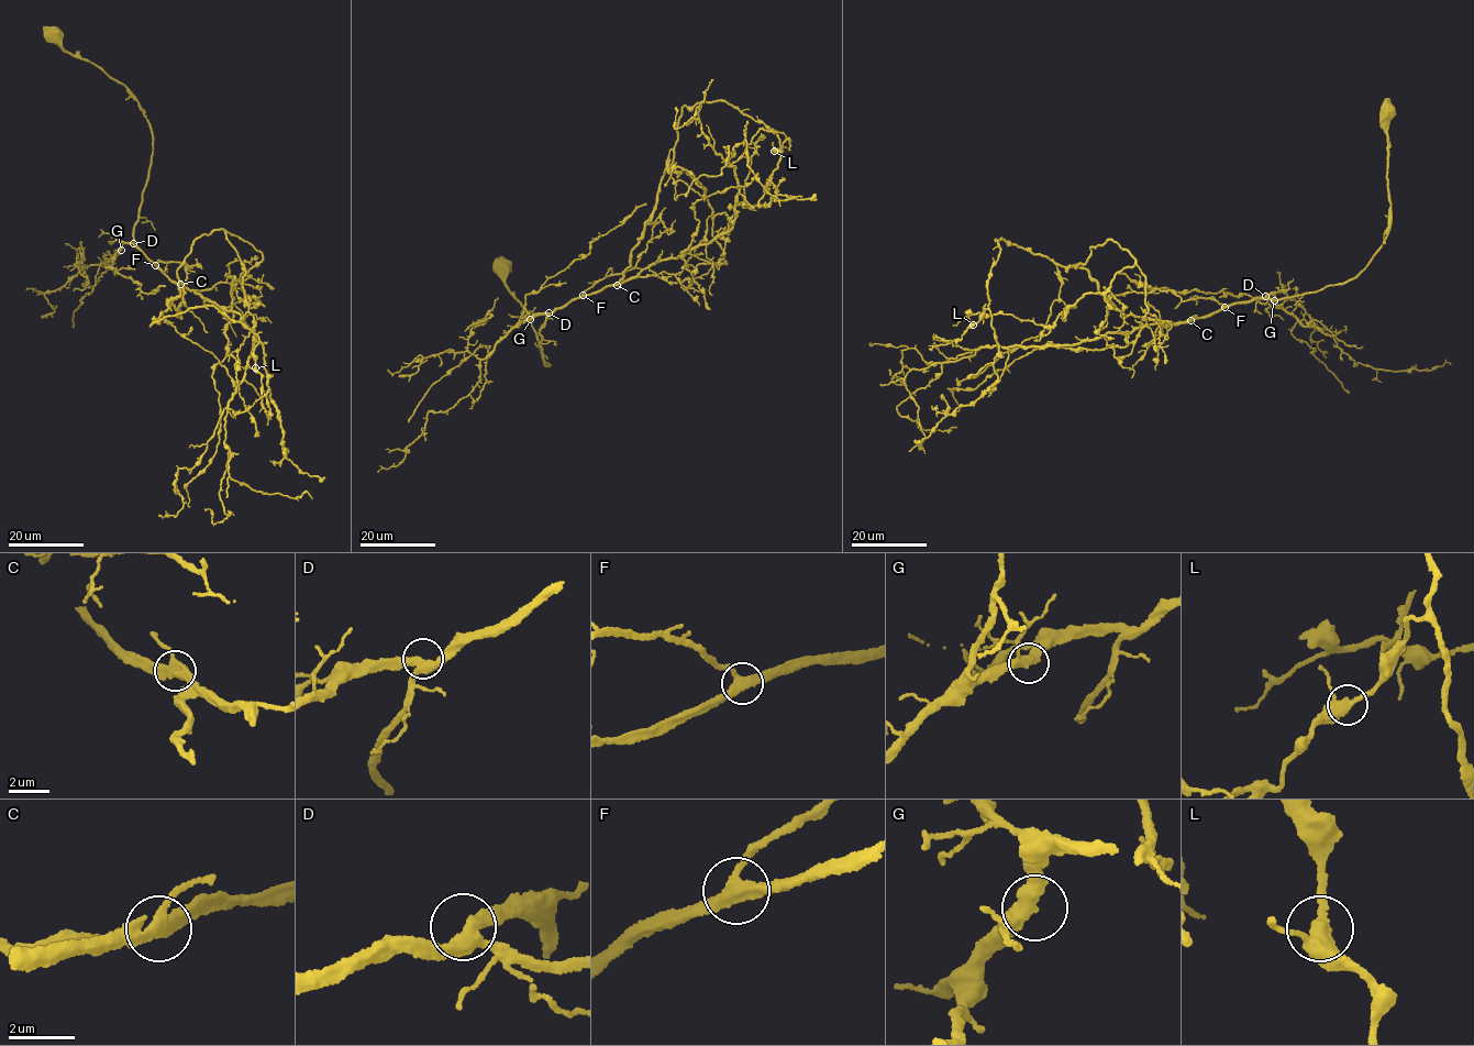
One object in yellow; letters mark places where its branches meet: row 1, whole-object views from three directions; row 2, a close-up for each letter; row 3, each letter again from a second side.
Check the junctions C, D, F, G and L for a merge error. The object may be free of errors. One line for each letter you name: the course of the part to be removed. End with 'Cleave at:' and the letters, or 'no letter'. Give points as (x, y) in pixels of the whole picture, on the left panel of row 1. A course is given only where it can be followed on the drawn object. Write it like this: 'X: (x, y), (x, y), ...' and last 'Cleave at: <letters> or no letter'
Cleave at: no letter

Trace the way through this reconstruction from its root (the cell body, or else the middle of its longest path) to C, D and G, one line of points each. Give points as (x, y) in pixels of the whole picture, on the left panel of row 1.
C: (53, 33), (66, 52), (88, 59), (122, 84), (145, 116), (153, 152), (133, 244), (170, 279), (181, 284)
D: (53, 33), (53, 29), (66, 52), (88, 59), (122, 84), (147, 120), (153, 152), (133, 243)
G: (53, 33), (66, 52), (88, 59), (122, 84), (150, 127), (153, 152), (134, 242), (123, 243), (121, 250)

